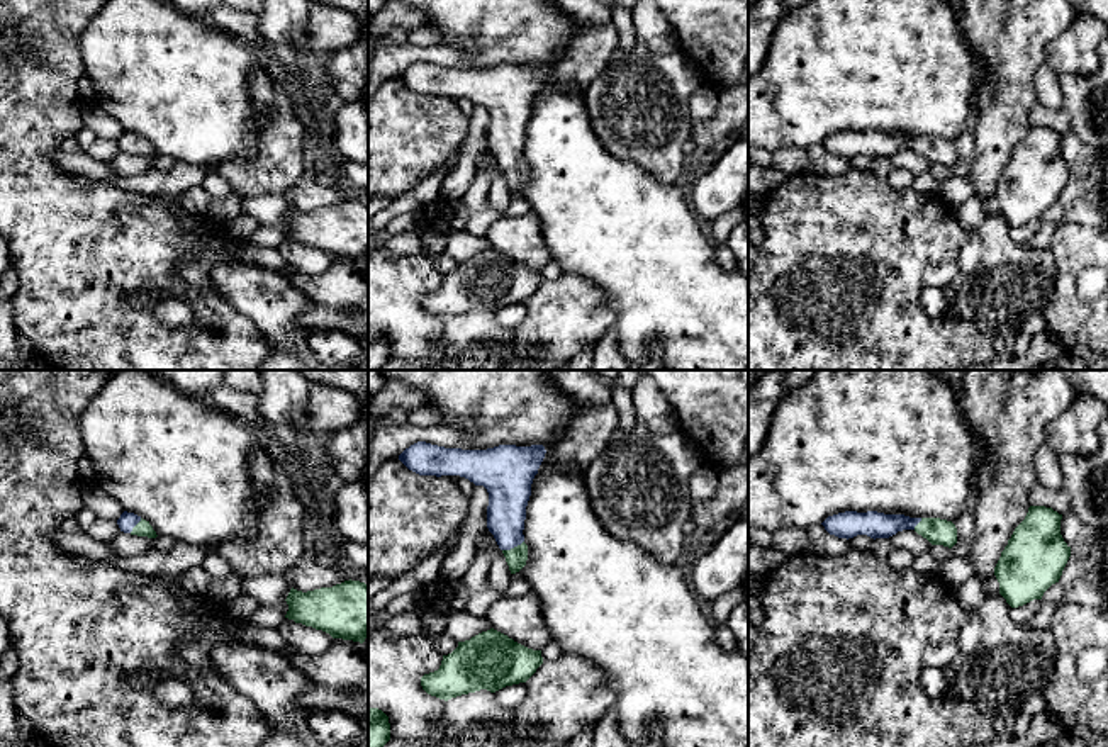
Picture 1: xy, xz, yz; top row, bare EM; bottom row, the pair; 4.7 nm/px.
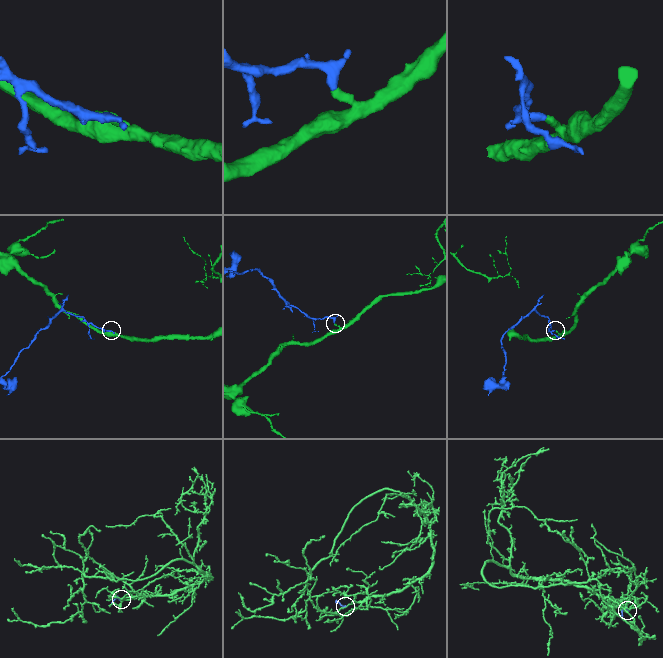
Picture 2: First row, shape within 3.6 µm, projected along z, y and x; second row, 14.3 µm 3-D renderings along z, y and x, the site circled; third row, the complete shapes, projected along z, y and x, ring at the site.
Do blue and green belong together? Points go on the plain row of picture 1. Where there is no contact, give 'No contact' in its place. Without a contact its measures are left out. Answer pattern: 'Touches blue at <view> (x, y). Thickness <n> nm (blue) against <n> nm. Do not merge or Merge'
Touches blue at xz (513, 167). Thickness 190 nm (blue) against 100 nm. Merge

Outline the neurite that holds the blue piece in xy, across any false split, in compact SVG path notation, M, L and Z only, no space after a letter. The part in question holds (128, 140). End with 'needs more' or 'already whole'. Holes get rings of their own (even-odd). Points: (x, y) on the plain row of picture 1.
M124 131L120 138L117 139L117 144L120 151L137 154L137 156L148 156L148 158L156 158L156 151L149 144L149 141L143 139L141 136L134 132Z; needs more

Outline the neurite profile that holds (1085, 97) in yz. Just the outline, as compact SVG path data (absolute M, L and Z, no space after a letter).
M1108 36L1100 42L1100 68L1088 76L1060 75L1062 110L1069 114L1069 131L1083 146L1108 146Z

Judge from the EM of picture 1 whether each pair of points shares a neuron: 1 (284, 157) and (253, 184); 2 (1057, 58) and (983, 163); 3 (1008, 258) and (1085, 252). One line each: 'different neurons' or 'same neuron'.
1: same neuron
2: different neurons
3: different neurons

